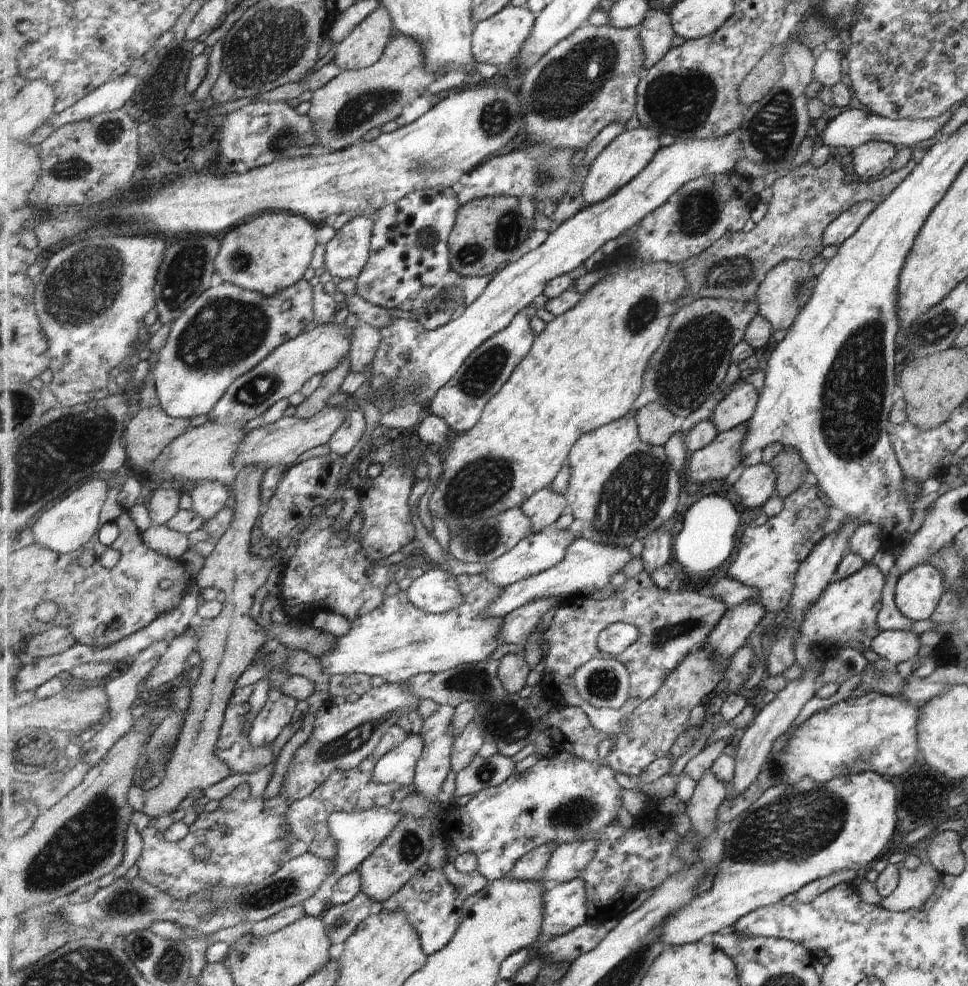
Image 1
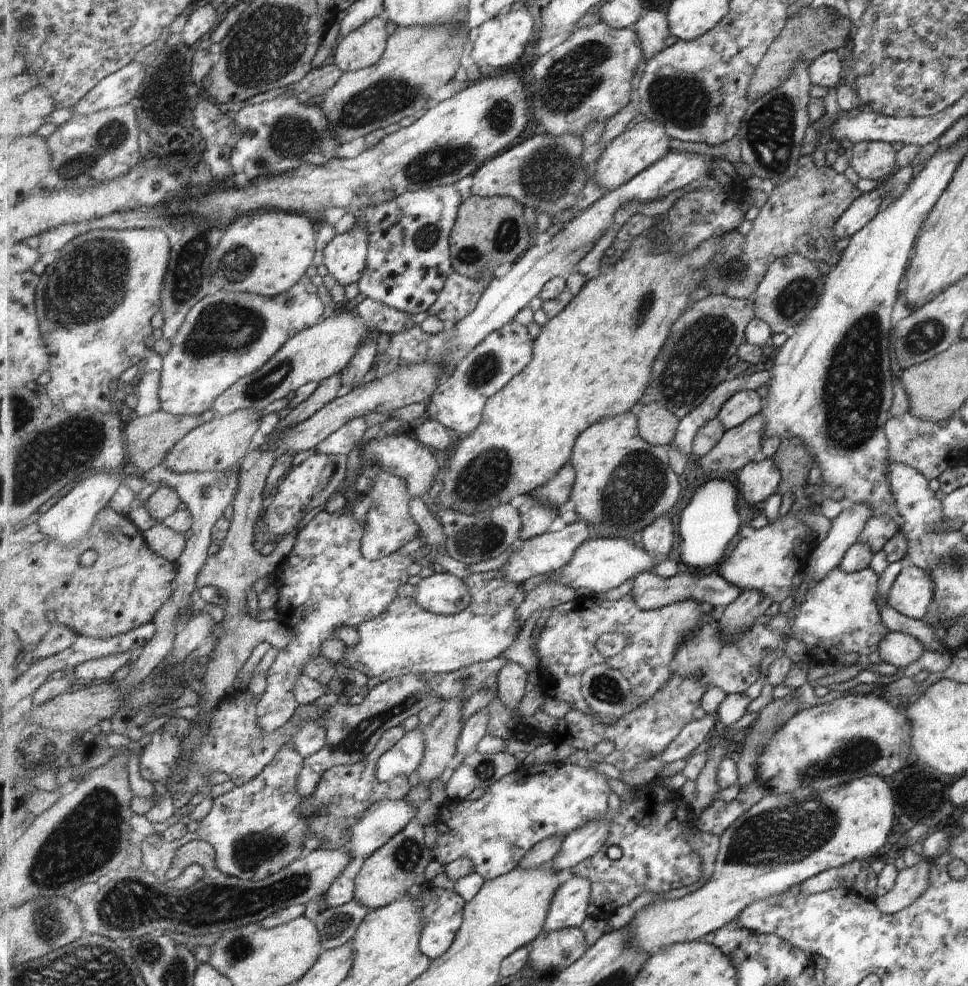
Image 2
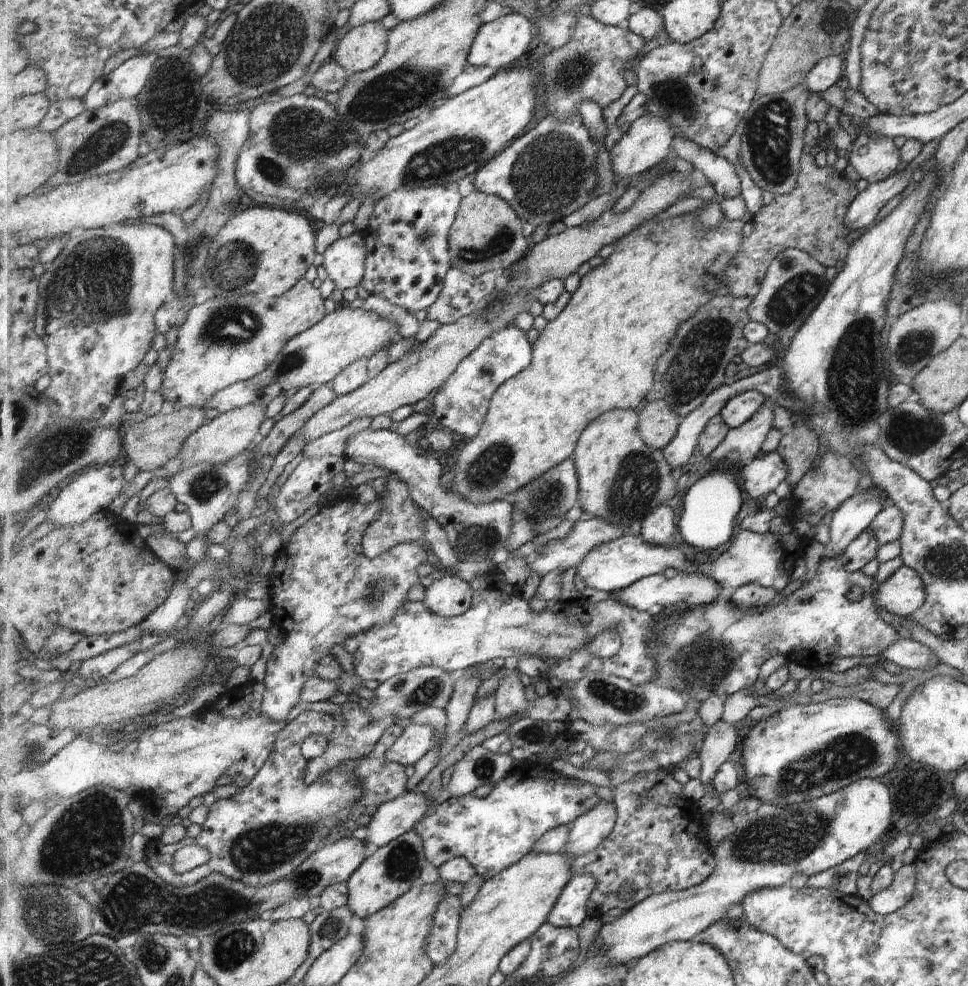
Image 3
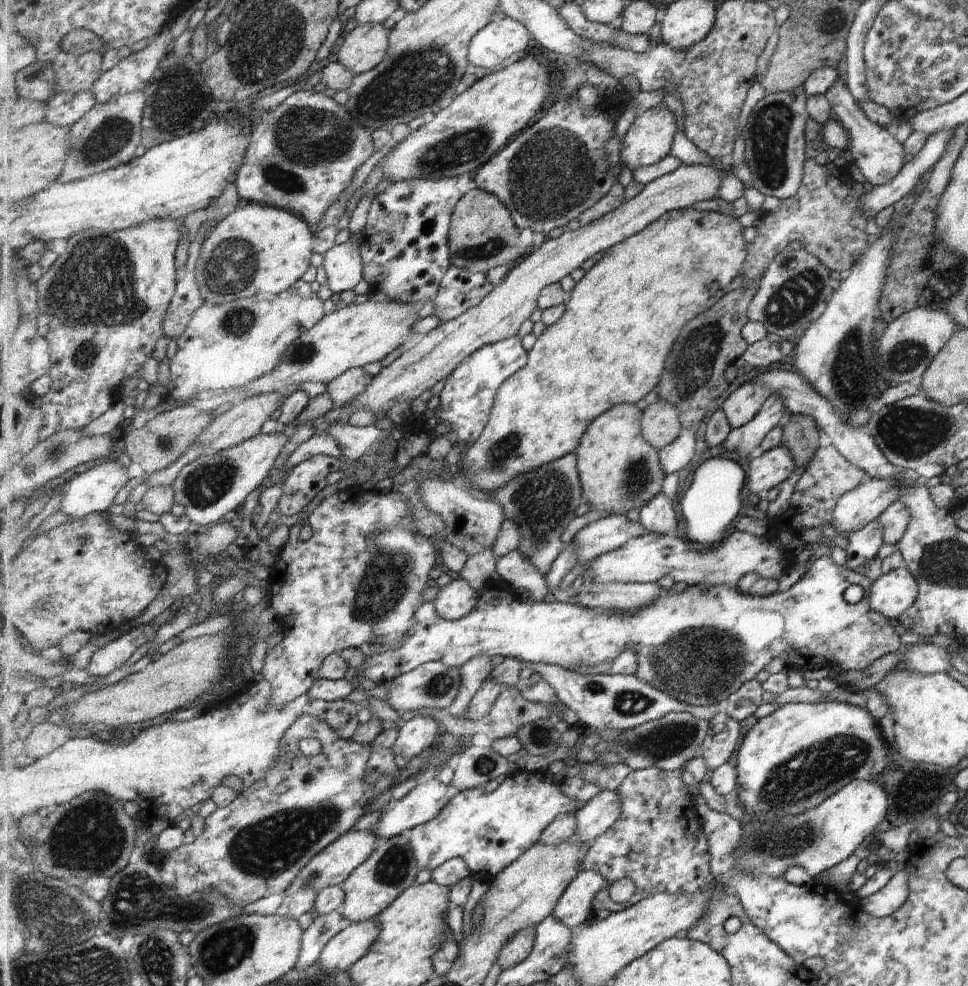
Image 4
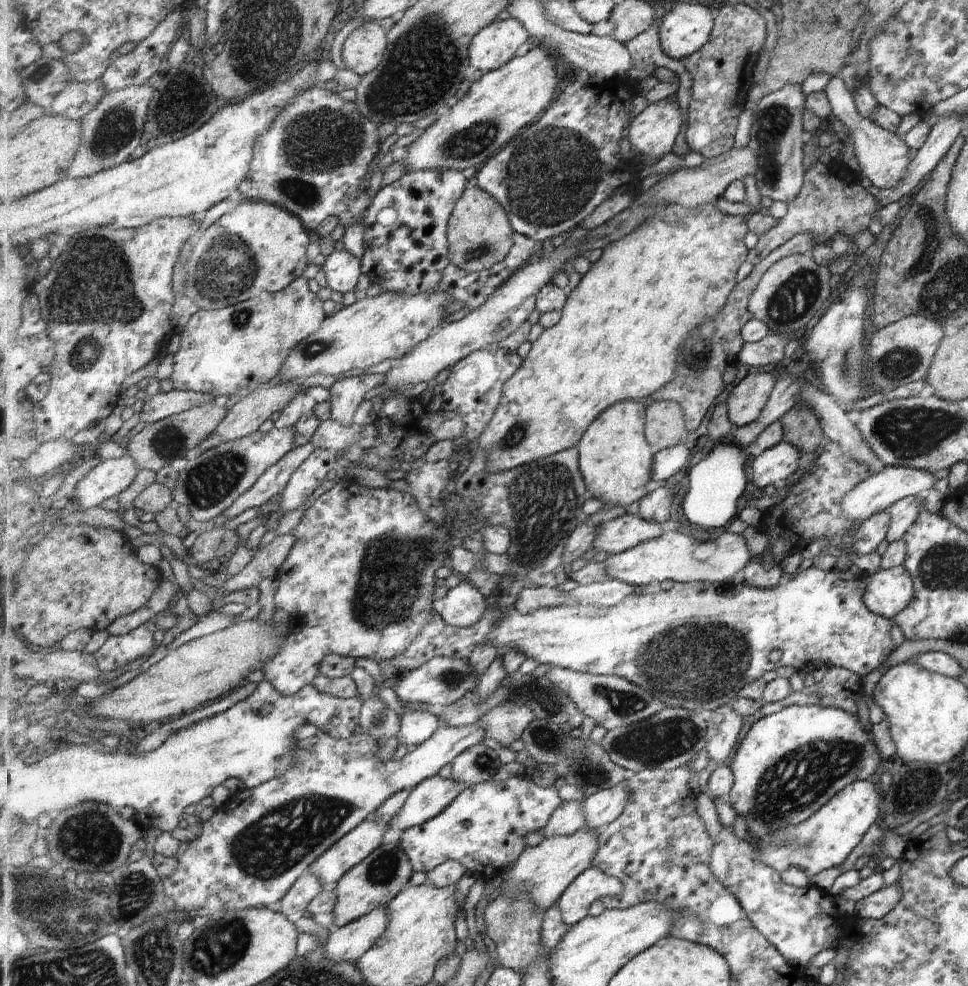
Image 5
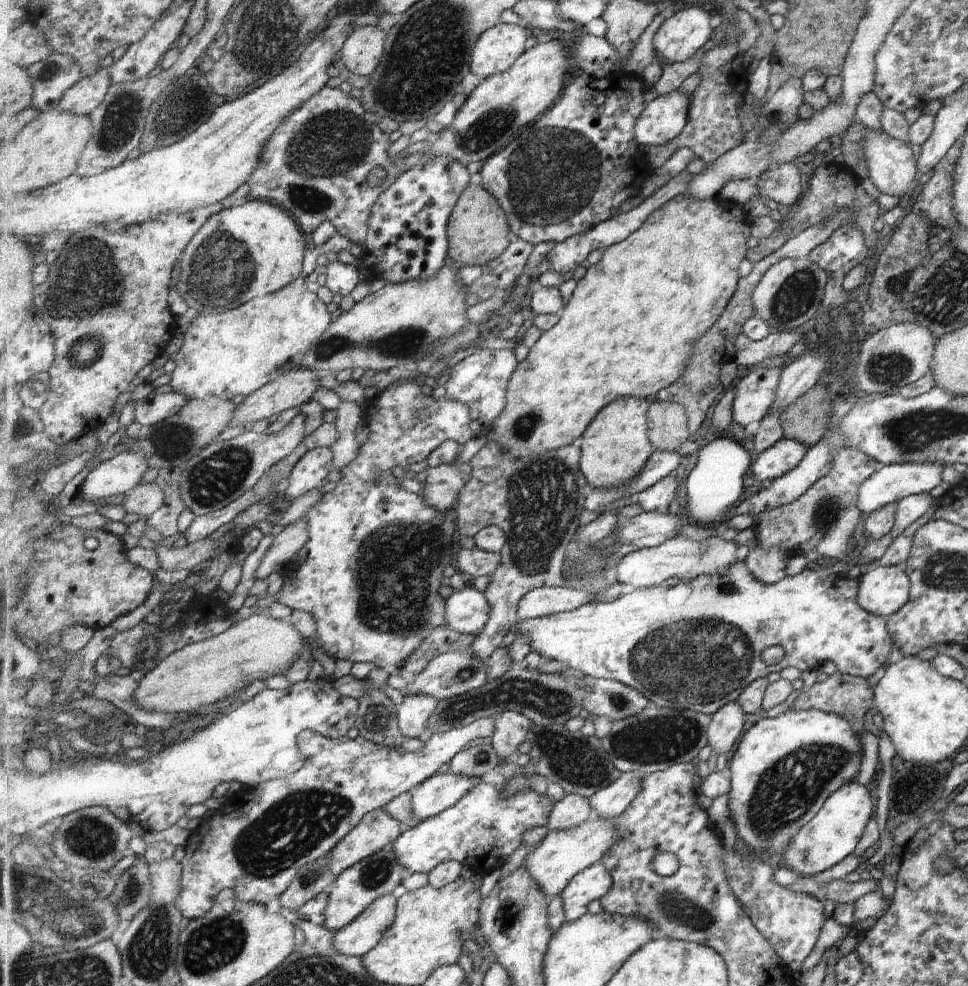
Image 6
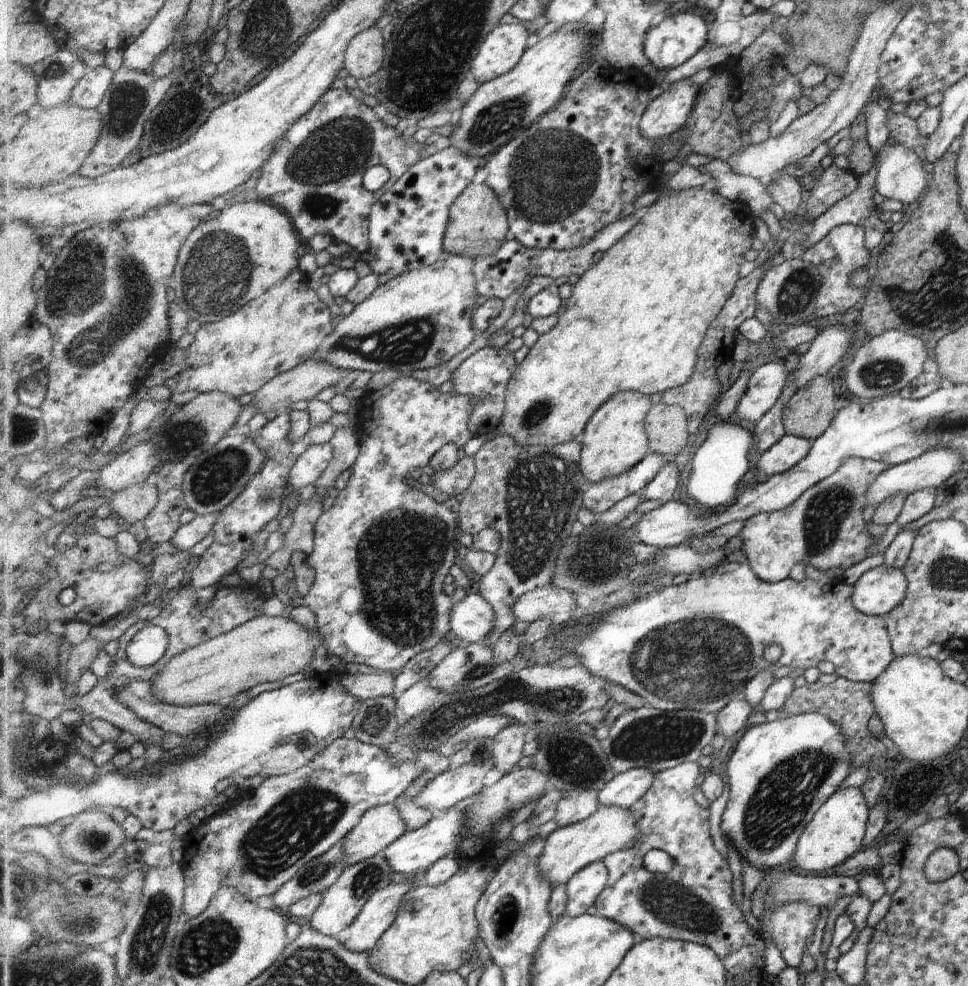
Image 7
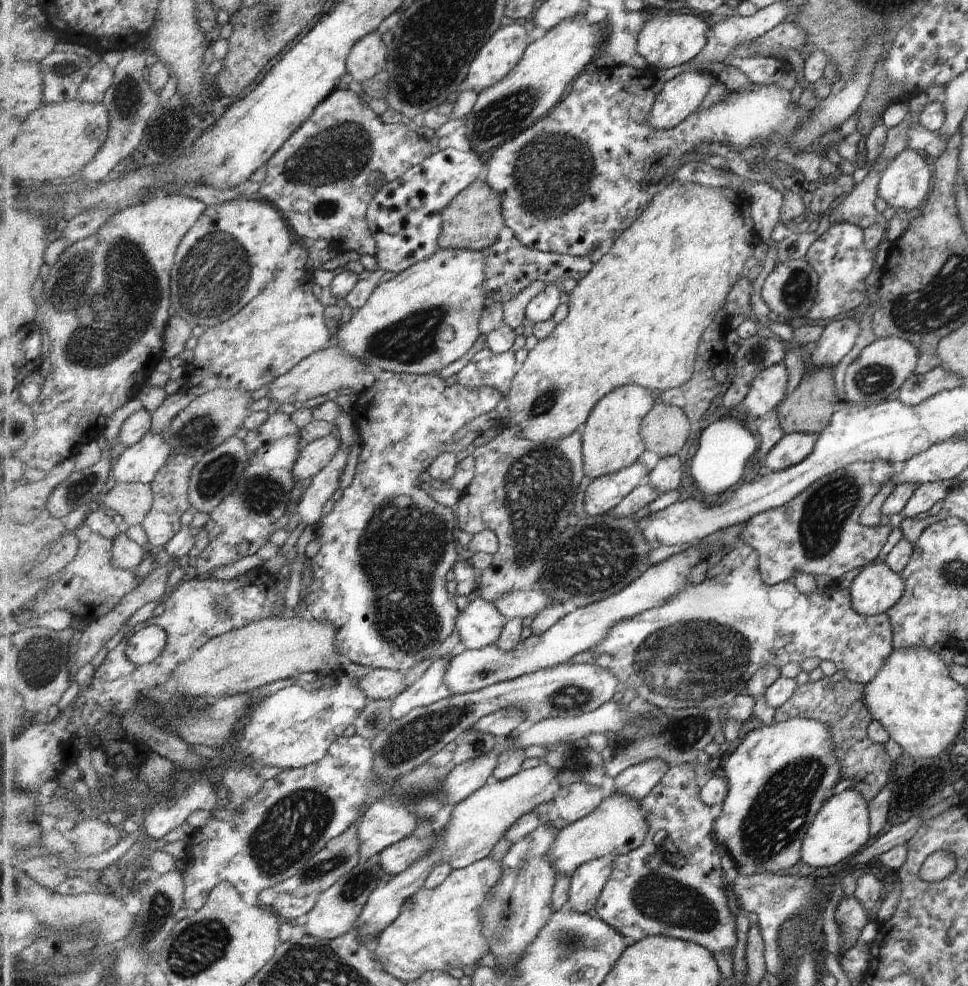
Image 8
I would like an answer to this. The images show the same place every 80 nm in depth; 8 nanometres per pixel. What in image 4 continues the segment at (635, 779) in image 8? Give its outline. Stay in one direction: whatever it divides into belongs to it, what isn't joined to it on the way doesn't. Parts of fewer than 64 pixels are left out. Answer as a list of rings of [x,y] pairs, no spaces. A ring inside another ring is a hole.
[[[601,791],[575,814],[577,818],[576,838],[579,844],[591,846],[603,836],[623,813],[621,798],[617,791]]]

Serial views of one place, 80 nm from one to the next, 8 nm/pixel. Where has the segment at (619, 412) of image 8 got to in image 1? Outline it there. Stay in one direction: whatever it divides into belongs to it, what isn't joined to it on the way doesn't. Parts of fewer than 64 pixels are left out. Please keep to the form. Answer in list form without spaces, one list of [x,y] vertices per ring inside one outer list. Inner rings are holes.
[[[634,412],[584,434],[573,445],[568,464],[572,468],[572,481],[565,494],[569,502],[569,511],[580,525],[581,536],[598,543],[631,546],[633,542],[643,540],[657,528],[661,528],[671,516],[675,516],[675,510],[679,508],[681,486],[683,486],[682,473],[673,470],[664,445],[655,446],[646,443],[640,437]]]

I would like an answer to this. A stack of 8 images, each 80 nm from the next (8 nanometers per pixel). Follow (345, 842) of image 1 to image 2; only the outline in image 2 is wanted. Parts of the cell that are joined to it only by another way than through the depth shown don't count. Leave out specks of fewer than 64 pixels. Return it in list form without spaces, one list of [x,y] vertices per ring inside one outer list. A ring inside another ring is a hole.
[[[389,800],[371,806],[363,818],[349,828],[349,845],[345,850],[351,854],[351,860],[361,856],[368,859],[385,847],[415,820],[417,807],[415,804],[412,807],[407,800]]]

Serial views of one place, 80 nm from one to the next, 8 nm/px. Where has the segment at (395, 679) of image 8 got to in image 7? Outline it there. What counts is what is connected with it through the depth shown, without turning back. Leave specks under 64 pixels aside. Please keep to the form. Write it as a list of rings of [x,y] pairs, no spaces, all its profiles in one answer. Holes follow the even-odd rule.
[[[388,672],[365,674],[344,674],[342,679],[345,690],[361,702],[383,696],[391,697],[395,690],[394,674]]]

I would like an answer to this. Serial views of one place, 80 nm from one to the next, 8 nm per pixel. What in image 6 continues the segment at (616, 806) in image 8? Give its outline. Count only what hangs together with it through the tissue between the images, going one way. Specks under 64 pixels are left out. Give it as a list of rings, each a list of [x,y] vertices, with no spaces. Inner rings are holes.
[[[594,815],[588,822],[563,832],[549,832],[541,845],[524,857],[523,868],[531,874],[531,878],[541,886],[541,890],[555,898],[561,896],[577,874],[600,863],[605,854],[619,842],[619,834],[615,828],[615,819],[599,818]]]

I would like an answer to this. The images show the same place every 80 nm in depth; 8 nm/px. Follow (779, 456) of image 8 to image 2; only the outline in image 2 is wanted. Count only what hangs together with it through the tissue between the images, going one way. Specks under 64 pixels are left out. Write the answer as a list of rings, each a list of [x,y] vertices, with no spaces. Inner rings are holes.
[[[766,457],[760,462],[747,464],[737,477],[739,490],[750,505],[773,497],[782,480],[777,463]]]

